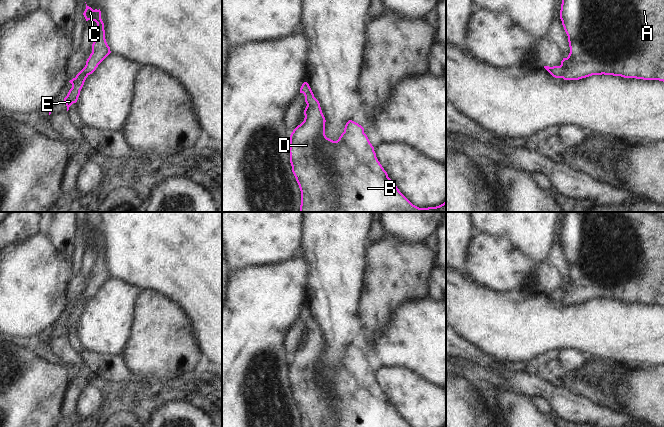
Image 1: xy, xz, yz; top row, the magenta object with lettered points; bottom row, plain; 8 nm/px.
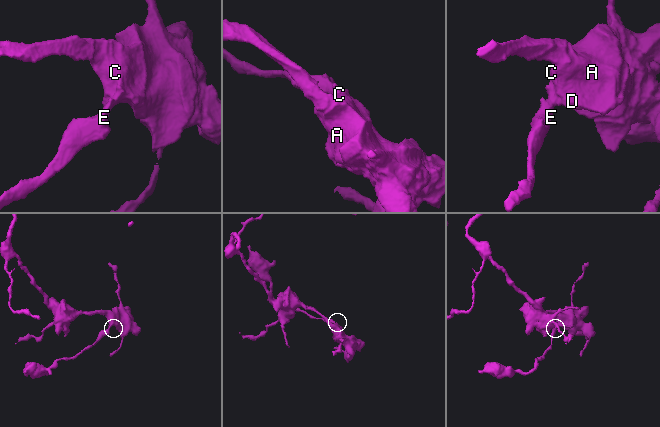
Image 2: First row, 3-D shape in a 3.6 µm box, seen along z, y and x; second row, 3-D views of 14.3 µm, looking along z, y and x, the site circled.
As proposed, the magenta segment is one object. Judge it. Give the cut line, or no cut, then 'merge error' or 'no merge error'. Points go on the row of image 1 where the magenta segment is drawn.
no cut; no merge error

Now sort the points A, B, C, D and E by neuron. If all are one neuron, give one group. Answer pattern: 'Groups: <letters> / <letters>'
Groups: A B C D E.

